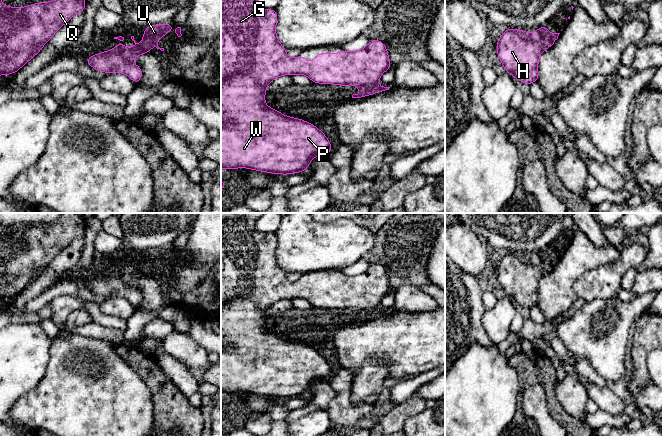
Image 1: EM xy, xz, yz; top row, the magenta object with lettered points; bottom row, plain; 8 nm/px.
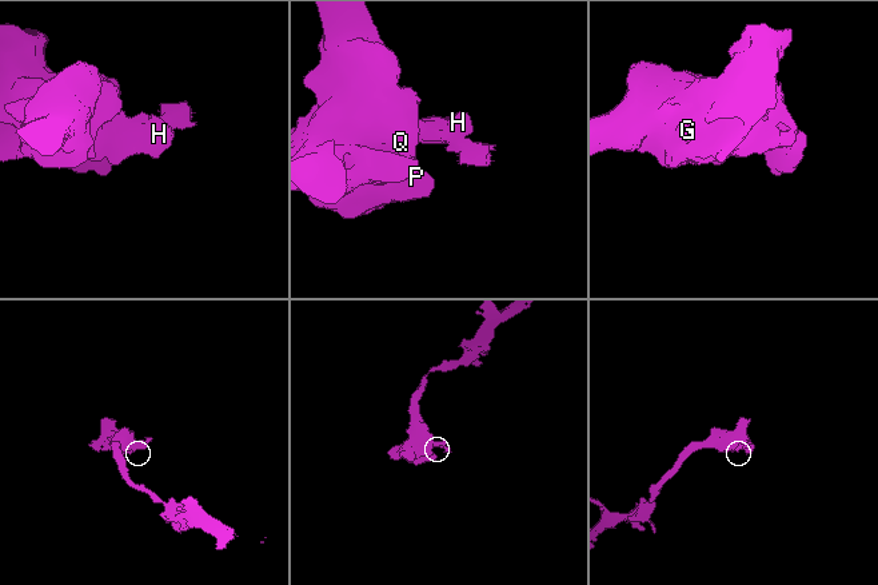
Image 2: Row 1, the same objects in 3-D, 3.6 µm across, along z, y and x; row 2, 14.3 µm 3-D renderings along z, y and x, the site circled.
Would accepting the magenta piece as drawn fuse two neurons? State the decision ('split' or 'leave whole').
split

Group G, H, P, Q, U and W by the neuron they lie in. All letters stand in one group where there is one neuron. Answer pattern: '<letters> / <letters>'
G H P Q W / U

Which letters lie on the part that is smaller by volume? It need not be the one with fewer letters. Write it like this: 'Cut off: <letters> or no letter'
Cut off: U

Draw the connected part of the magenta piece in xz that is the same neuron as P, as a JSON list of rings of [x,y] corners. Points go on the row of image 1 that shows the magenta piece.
[[[221,0],[221,34],[224,38],[223,47],[221,48],[221,122],[227,125],[221,128],[221,169],[235,170],[237,168],[245,168],[270,174],[289,175],[294,173],[306,172],[312,159],[317,156],[328,155],[332,151],[332,145],[327,136],[318,129],[317,126],[300,118],[293,118],[280,113],[278,110],[268,107],[265,103],[266,88],[276,78],[283,75],[301,74],[307,76],[316,84],[331,84],[339,86],[368,86],[375,85],[380,81],[381,75],[392,68],[389,59],[389,53],[383,41],[373,39],[361,50],[350,52],[342,48],[340,53],[316,53],[314,61],[306,61],[305,56],[295,58],[289,57],[286,49],[279,42],[276,34],[276,25],[278,22],[278,14],[276,9],[263,9],[256,5],[256,0]]]

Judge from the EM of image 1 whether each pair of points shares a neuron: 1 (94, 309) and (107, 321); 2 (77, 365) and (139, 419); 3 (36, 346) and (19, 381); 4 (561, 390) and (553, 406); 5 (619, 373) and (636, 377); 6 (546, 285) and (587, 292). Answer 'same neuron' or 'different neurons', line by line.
1: same neuron
2: same neuron
3: same neuron
4: different neurons
5: different neurons
6: different neurons

